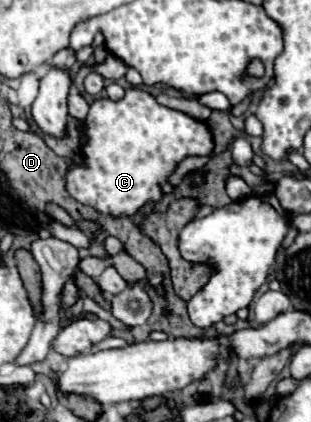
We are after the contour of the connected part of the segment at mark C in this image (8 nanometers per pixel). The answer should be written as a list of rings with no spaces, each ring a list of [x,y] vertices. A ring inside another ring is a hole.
[[[129,88],[121,100],[99,98],[91,104],[85,122],[79,122],[79,130],[85,130],[87,140],[81,144],[79,164],[73,162],[65,176],[65,188],[77,202],[95,208],[101,214],[111,216],[135,216],[145,204],[163,200],[161,186],[167,184],[179,162],[187,156],[207,156],[213,152],[213,134],[205,122],[199,122],[185,112],[161,106],[149,92]]]

